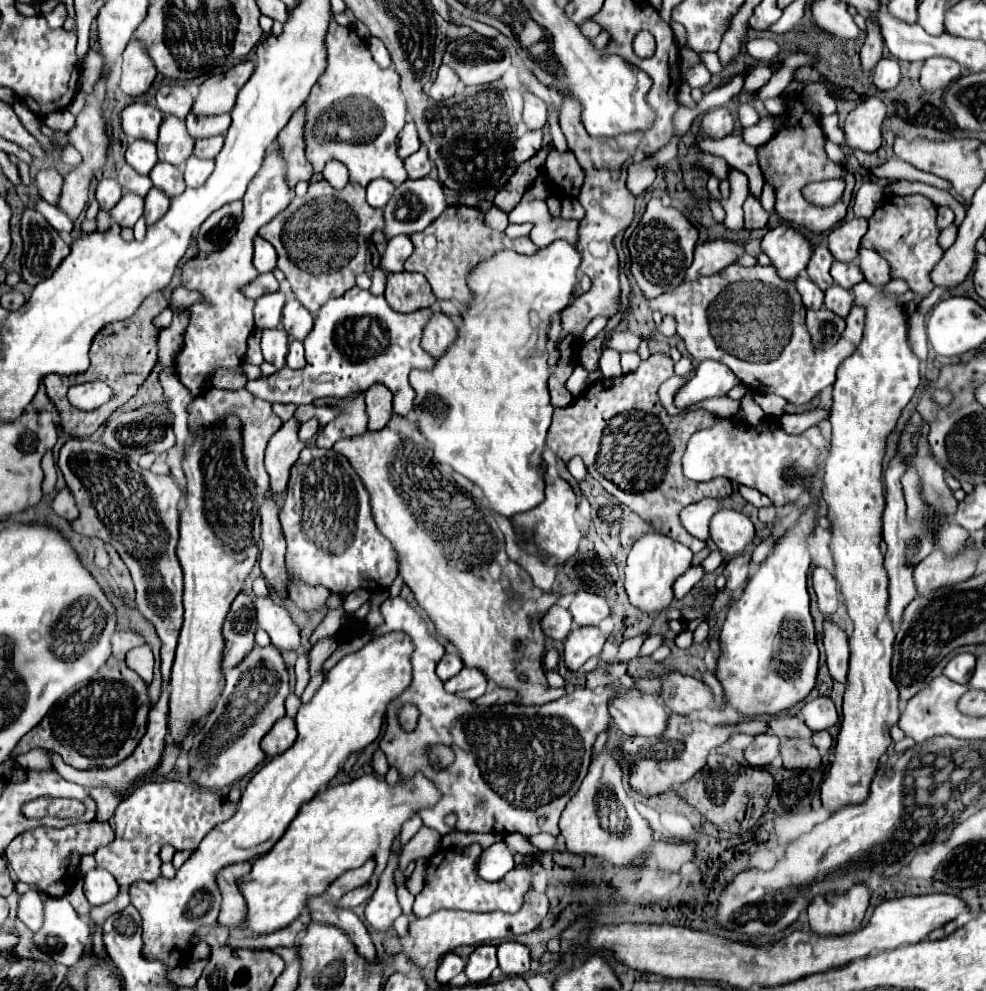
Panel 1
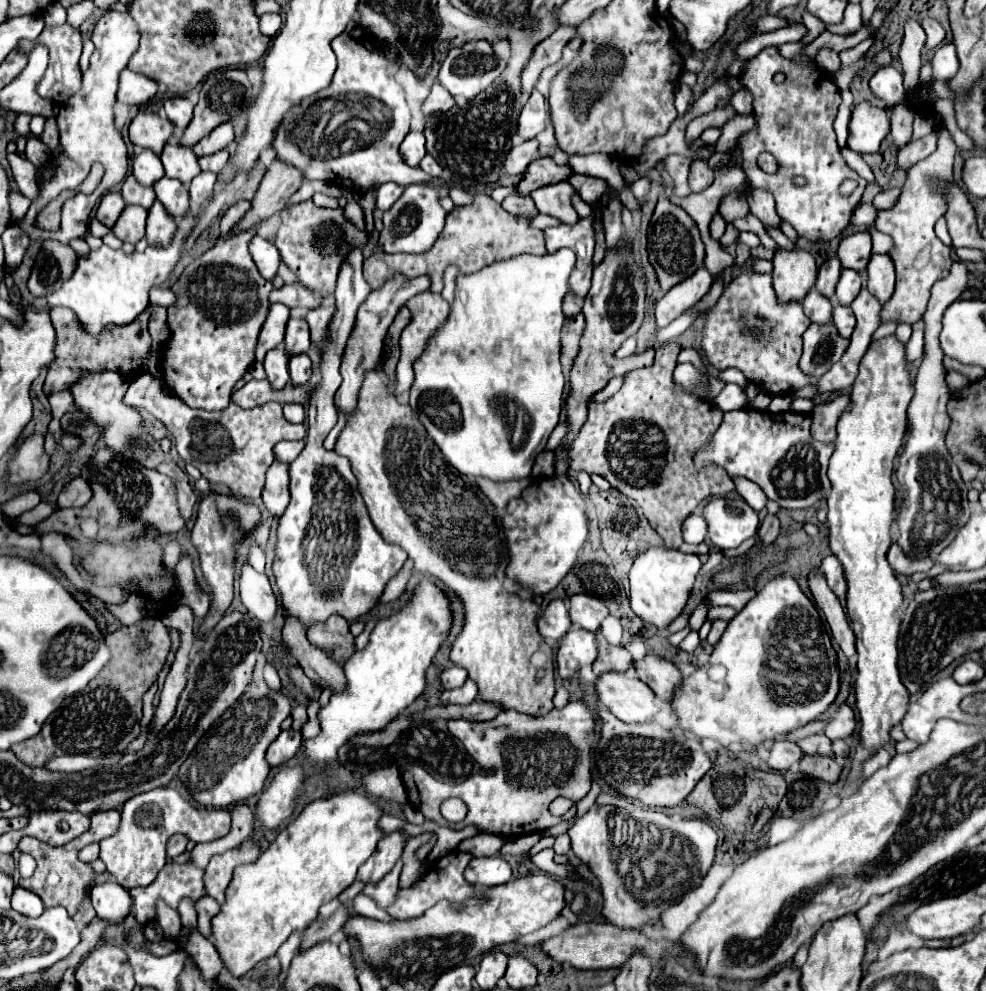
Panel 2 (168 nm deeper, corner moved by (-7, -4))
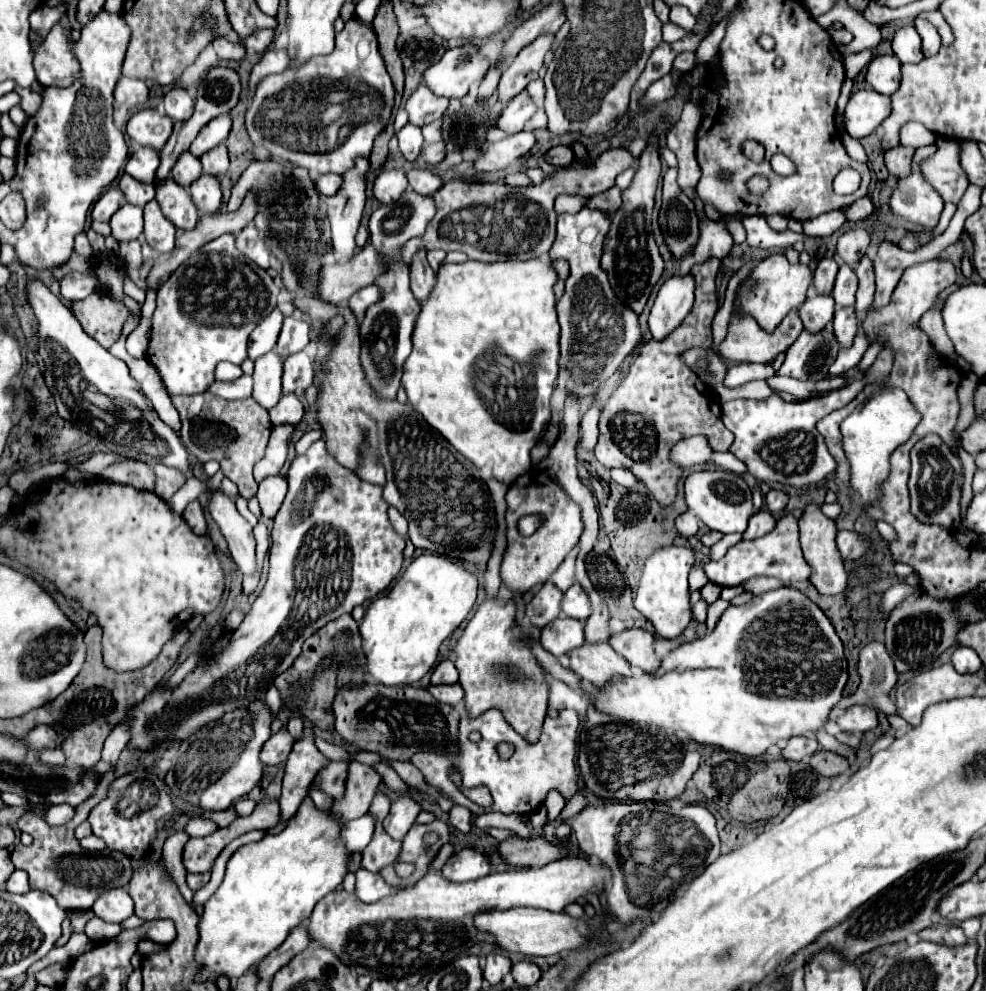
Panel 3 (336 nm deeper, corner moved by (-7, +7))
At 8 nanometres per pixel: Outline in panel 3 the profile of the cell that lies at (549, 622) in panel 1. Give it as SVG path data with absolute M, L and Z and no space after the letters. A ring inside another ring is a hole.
M546 581L546 583L542 585L542 589L540 589L540 591L532 597L532 601L526 605L526 615L528 615L530 623L536 625L536 627L546 627L552 619L556 619L556 617L560 615L562 595L564 595L564 593L562 593L554 583ZM534 607L540 607L540 609L542 609L542 613L540 613L538 617L534 615Z

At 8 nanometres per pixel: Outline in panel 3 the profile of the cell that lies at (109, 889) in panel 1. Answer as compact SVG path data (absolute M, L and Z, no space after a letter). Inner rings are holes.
M124 887L108 889L98 897L92 911L108 923L122 923L124 919L134 915L134 901Z

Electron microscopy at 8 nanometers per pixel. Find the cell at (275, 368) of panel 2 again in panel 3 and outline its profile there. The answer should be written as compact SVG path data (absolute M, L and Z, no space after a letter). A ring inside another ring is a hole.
M270 351L254 363L252 397L264 409L272 409L282 397L282 359Z

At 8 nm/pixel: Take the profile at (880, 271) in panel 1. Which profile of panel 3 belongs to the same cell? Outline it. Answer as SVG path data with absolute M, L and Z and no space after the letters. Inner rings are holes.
M936 239L926 245L920 247L918 251L904 251L898 249L896 245L890 243L882 243L876 259L874 259L874 269L876 269L876 295L874 295L874 303L872 309L884 307L890 301L890 295L894 291L894 287L898 285L904 269L916 265L916 263L924 263L930 259L936 259L944 249L938 249Z

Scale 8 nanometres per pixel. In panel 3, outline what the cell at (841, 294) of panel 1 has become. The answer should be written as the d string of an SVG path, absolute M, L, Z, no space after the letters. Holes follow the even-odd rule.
M854 307L838 309L834 315L834 335L842 349L848 349L856 337L858 331L858 319L854 315Z

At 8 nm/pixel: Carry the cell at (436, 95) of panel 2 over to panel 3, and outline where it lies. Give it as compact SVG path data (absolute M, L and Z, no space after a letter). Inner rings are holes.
M420 85L416 93L412 93L412 97L406 101L404 109L408 113L408 121L412 125L422 127L442 117L442 113L448 109L448 99L438 97L430 89Z

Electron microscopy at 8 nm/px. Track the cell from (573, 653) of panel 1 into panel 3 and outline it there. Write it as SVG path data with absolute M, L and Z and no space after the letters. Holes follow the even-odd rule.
M558 617L552 625L546 625L540 633L540 643L552 655L564 655L574 647L584 643L584 625L582 621L570 617Z

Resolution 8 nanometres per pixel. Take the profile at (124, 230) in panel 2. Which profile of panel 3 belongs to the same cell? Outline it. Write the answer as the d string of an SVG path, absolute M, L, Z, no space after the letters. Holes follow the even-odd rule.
M124 203L110 219L112 237L116 241L132 241L142 233L142 209Z

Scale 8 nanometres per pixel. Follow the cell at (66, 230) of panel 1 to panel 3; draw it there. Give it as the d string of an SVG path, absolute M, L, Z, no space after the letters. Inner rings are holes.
M80 233L80 235L76 237L74 251L76 251L76 253L80 253L80 255L86 255L86 257L90 257L90 255L92 255L92 247L90 247L90 243L88 243L86 233Z

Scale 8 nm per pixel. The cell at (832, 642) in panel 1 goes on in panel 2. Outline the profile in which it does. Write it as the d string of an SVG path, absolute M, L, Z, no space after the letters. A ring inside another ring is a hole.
M814 570L808 576L808 584L810 584L810 592L812 592L816 604L820 606L820 610L824 612L824 616L826 616L826 620L830 624L834 640L840 644L842 652L848 658L852 658L852 654L856 654L856 638L854 638L850 622L848 622L848 618L846 618L846 614L844 614L844 610L840 606L840 600L828 588L828 584L824 582L824 578L820 576L818 570Z

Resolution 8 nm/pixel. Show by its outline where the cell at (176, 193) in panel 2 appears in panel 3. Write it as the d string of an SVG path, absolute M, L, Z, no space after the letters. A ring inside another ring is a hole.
M166 179L156 185L156 201L168 221L178 229L192 229L198 223L198 211L192 203L188 189L176 185L172 179Z

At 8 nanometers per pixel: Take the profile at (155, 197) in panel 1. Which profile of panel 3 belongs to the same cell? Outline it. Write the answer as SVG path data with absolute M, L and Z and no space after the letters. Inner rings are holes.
M152 199L144 207L144 235L146 243L158 253L168 253L174 249L176 227L162 215L160 205Z

